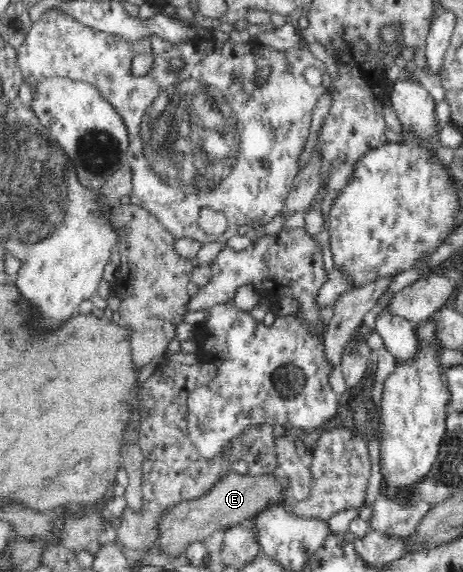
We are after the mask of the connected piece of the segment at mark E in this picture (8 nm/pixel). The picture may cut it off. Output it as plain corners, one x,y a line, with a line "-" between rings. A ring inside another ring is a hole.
230,473
226,477
222,477
212,491
208,491
206,495
202,495
194,501
182,501
180,505
168,509
163,515
161,520
161,525
159,526
162,539
160,539
160,546
162,546
162,551
166,553
171,552
174,555
182,554
187,545
192,542
197,542
198,540
205,540
207,537
214,535
215,533
220,533
222,530
230,528
236,523
244,520
253,520
262,513
266,507
270,505
278,505
278,503
291,501
290,492
290,481
286,479
285,476
276,476
274,473
270,474
258,474
257,476
252,476
250,473
240,475

